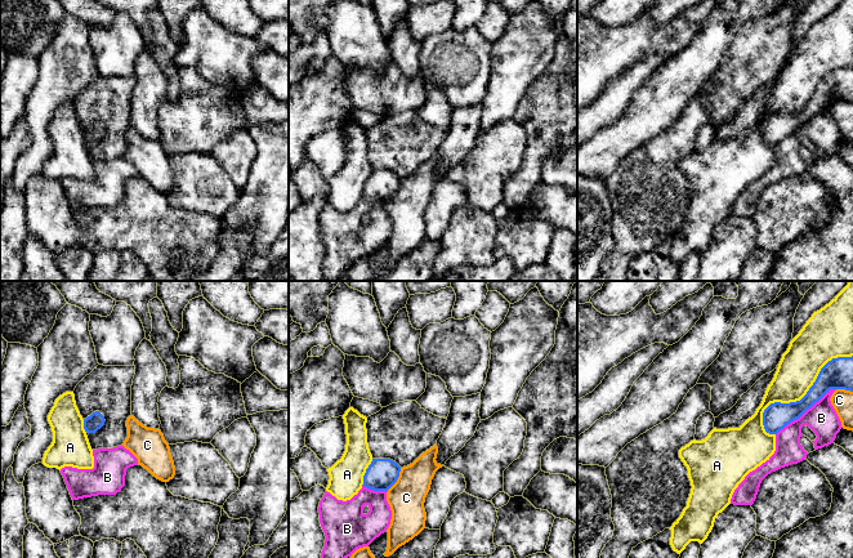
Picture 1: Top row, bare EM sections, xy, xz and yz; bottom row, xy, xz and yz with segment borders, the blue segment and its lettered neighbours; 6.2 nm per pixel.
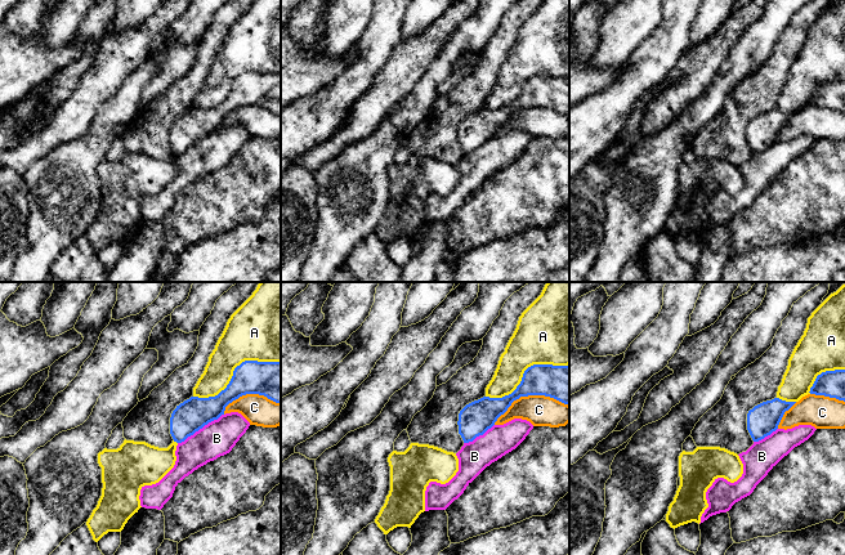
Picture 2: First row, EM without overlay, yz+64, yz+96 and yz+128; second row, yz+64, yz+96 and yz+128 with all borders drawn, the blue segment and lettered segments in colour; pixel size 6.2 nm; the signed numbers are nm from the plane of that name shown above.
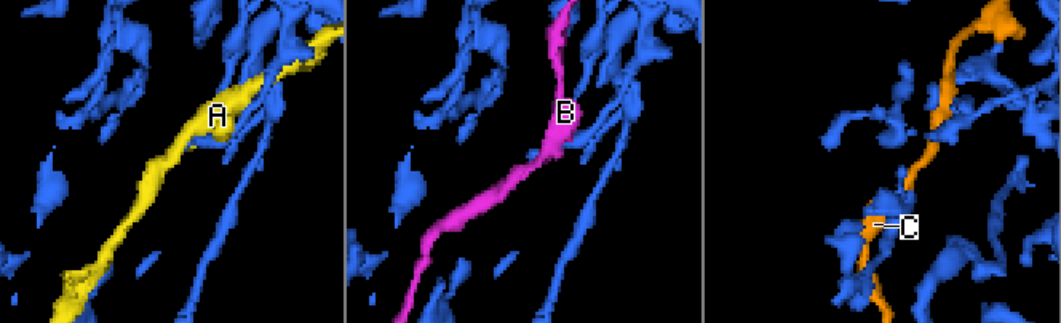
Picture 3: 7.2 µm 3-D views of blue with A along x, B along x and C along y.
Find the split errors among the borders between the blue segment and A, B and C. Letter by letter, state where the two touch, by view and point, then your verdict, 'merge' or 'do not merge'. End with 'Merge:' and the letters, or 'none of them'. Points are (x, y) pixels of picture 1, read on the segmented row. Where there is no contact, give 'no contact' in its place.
A: meets blue in yz at (803, 397); do not merge
B: meets blue in yz at (805, 410); do not merge
C: meets blue in xz at (397, 478); do not merge
Merge: none of them

